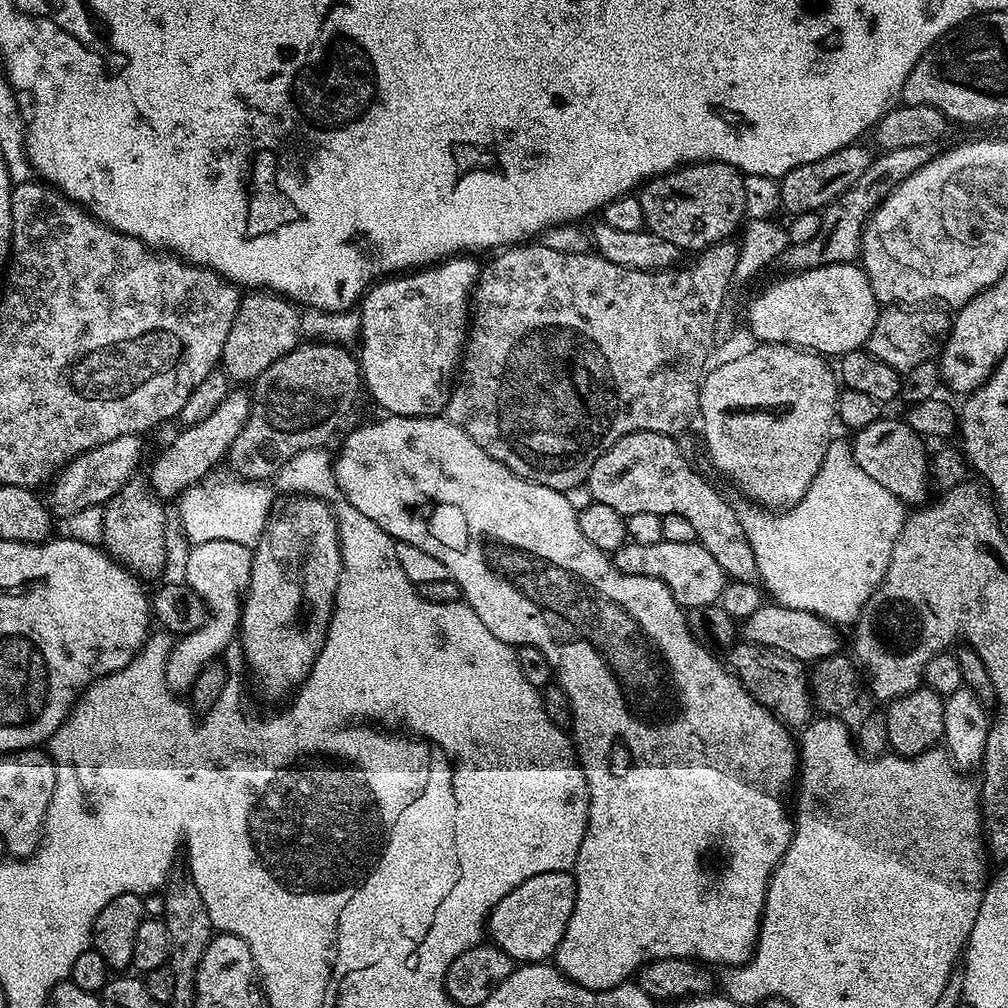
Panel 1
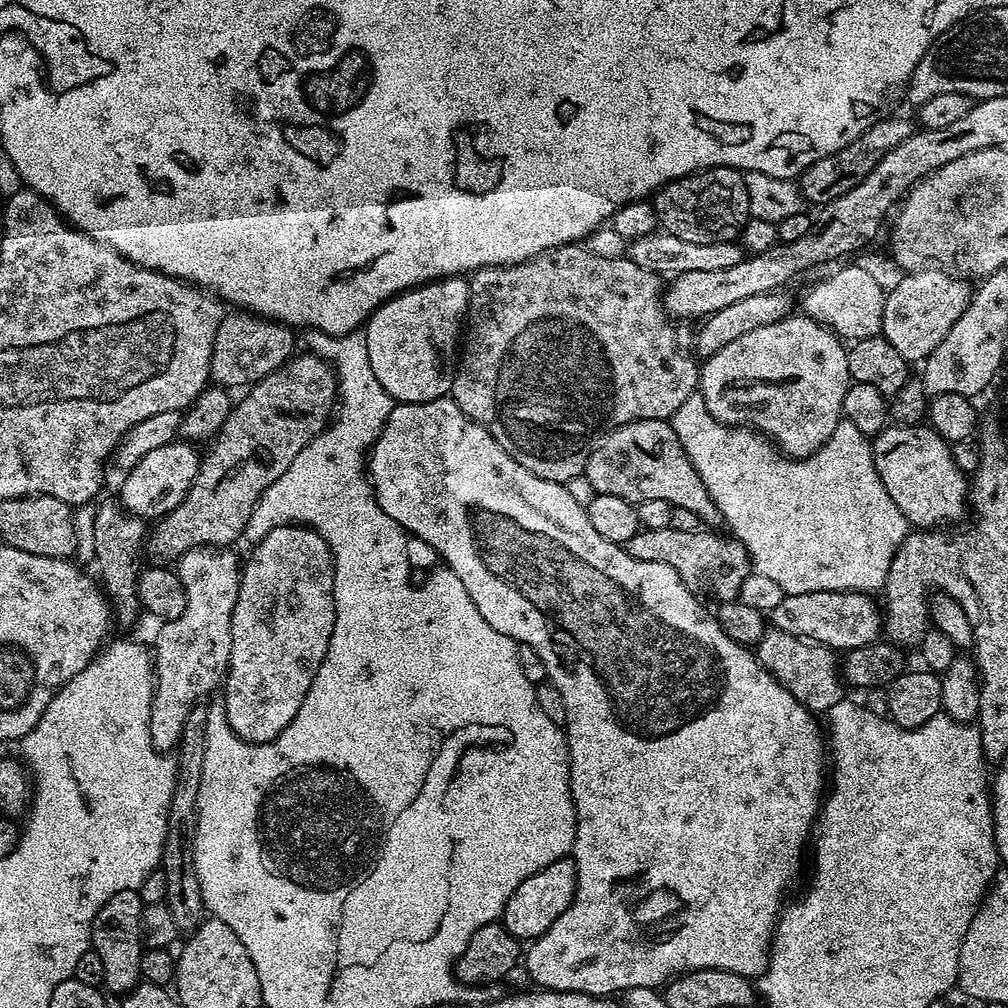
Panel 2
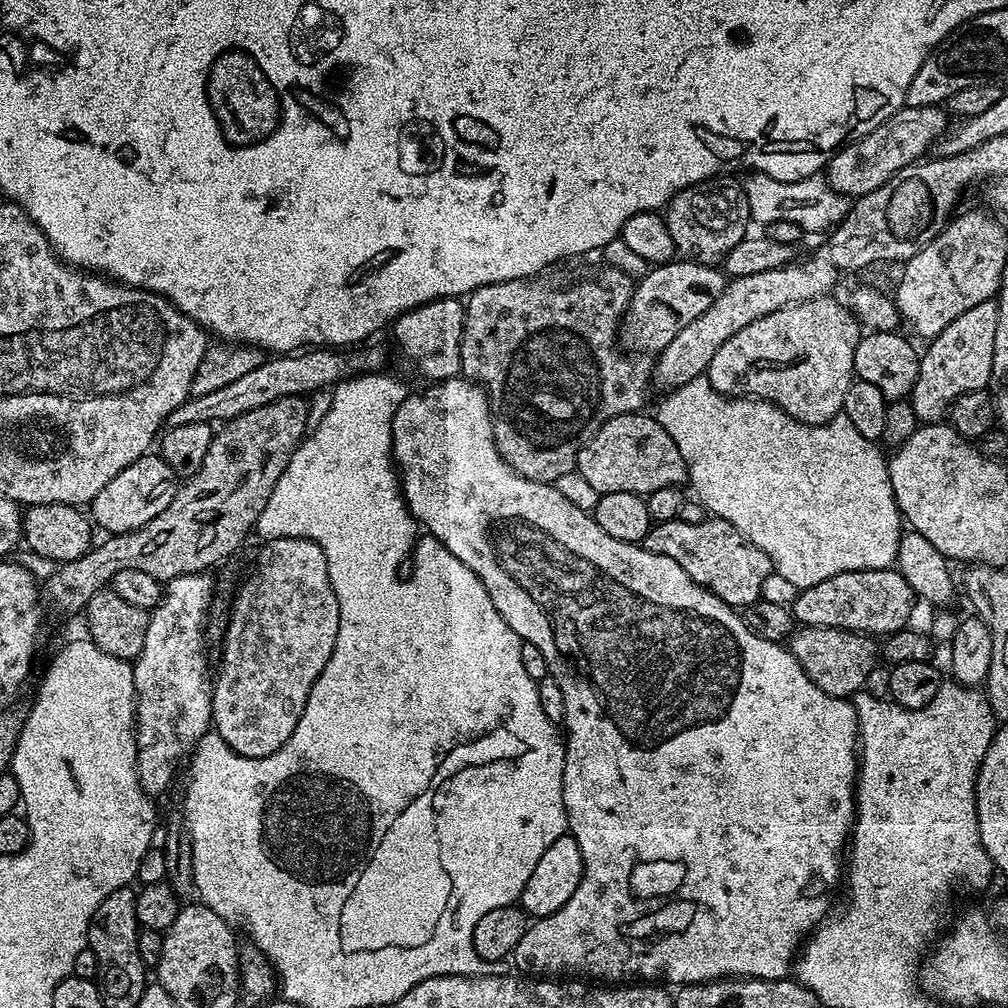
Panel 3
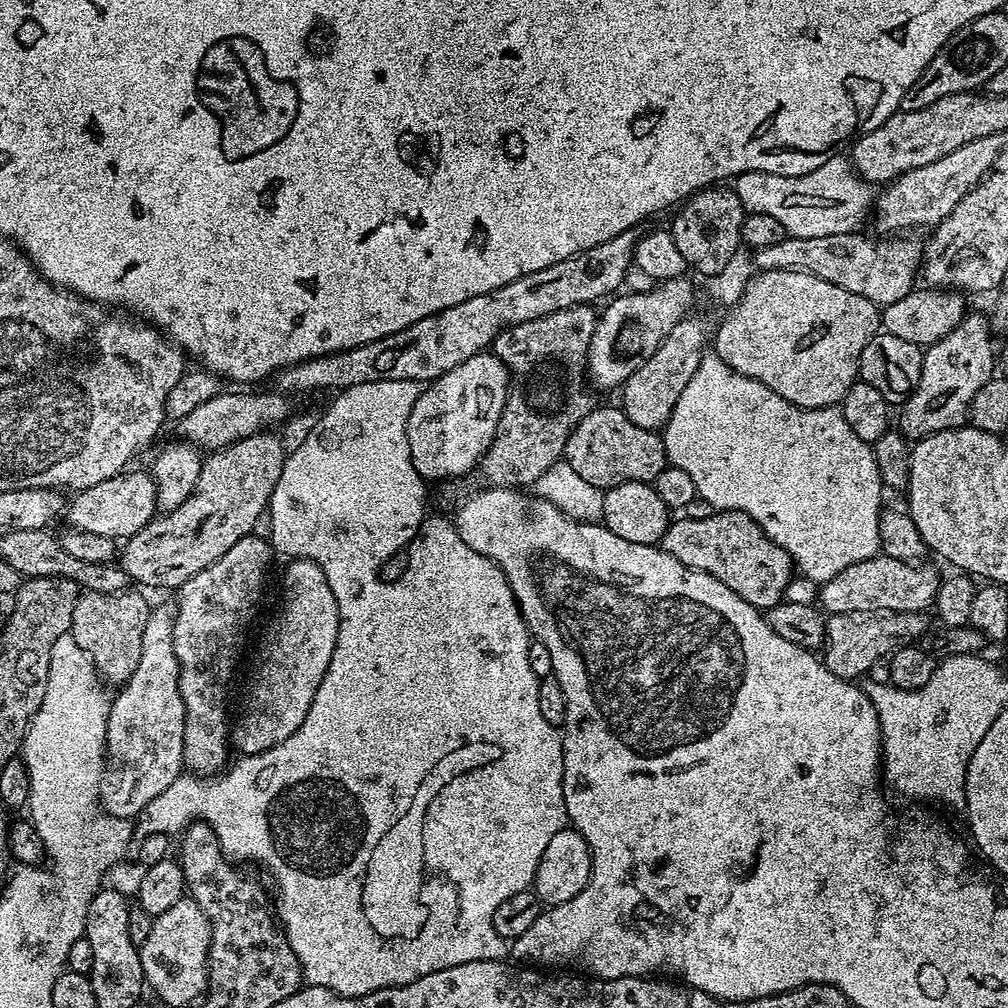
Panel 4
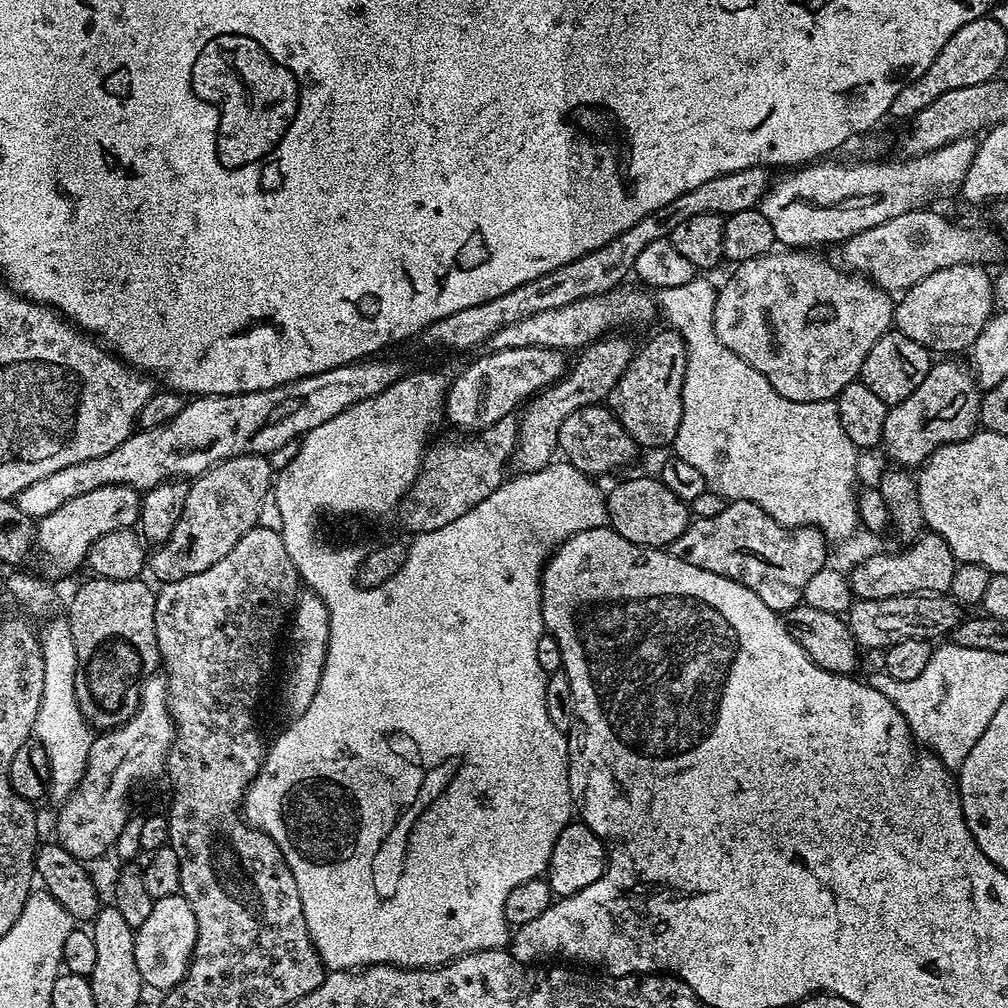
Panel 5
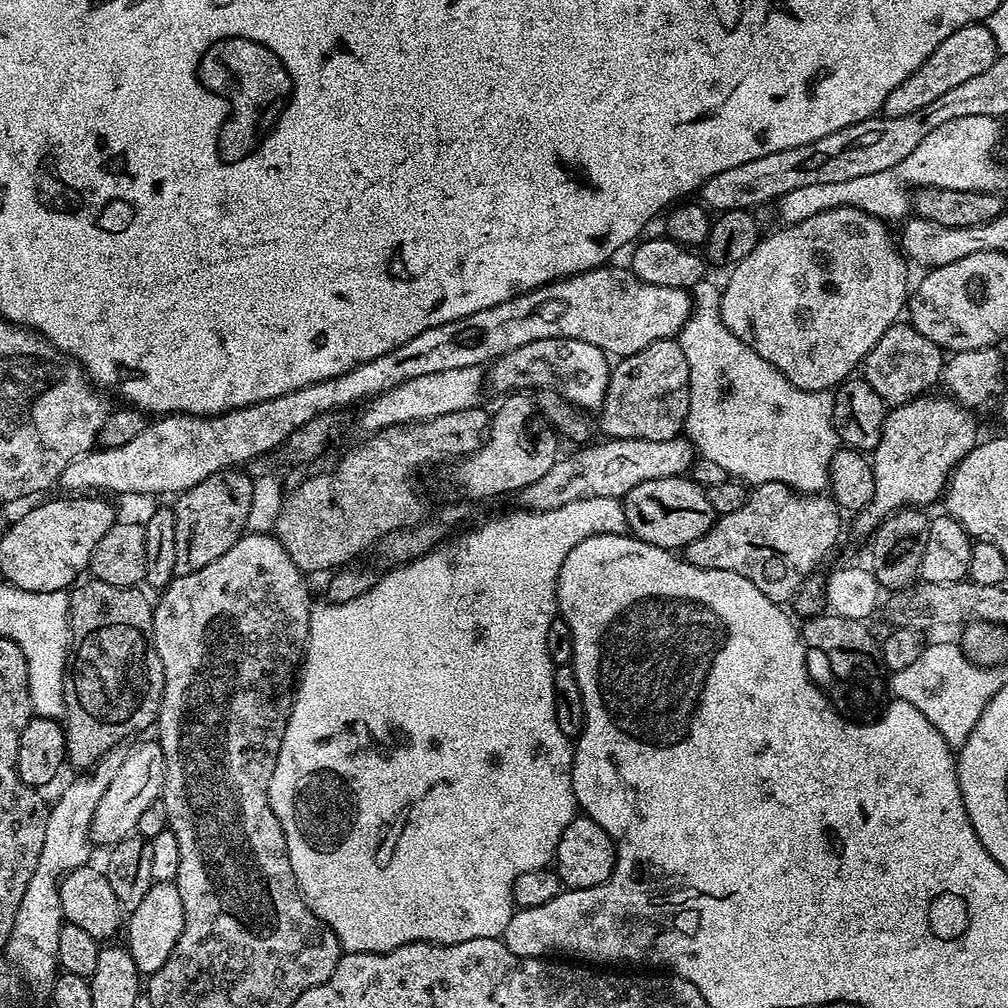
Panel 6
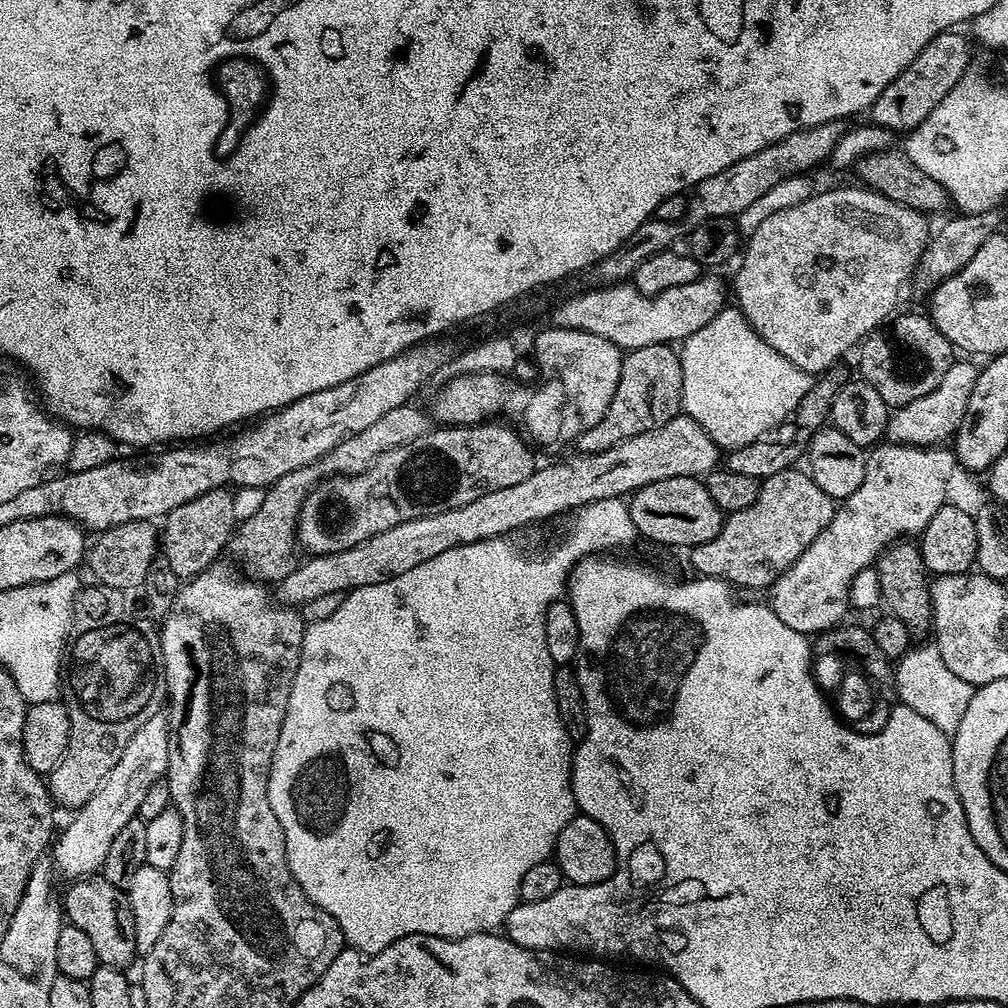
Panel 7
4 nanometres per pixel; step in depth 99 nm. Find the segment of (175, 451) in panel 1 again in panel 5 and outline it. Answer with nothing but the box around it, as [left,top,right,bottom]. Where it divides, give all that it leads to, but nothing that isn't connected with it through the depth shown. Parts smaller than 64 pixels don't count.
[34,484,141,576]

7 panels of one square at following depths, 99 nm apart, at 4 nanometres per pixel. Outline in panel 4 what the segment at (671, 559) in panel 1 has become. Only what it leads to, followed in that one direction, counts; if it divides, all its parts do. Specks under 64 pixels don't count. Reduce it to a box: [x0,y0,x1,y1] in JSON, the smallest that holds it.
[659,511,794,610]

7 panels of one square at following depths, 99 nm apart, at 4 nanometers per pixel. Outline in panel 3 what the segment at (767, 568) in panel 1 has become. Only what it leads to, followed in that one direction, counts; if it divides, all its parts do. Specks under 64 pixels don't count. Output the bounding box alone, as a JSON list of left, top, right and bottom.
[654,375,902,590]

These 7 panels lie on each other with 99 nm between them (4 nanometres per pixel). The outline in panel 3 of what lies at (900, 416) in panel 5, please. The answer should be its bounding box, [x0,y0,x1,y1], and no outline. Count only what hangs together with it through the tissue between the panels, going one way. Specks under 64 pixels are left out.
[910,299,998,424]

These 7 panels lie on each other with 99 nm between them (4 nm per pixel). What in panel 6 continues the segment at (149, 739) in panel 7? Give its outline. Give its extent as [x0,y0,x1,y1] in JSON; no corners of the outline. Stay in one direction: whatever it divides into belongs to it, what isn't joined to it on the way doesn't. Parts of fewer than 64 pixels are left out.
[91,743,164,846]

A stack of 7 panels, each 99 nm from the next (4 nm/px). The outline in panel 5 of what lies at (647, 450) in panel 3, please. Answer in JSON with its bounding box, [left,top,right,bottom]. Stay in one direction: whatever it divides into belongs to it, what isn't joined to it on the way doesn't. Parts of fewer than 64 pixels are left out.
[558,404,638,478]

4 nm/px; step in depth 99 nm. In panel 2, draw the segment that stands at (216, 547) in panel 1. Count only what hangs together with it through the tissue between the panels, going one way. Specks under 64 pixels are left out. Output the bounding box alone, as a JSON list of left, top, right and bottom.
[150,547,241,753]

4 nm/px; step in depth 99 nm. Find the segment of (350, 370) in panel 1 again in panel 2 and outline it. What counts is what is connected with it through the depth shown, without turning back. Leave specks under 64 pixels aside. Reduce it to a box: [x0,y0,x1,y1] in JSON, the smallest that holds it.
[146,354,338,562]

